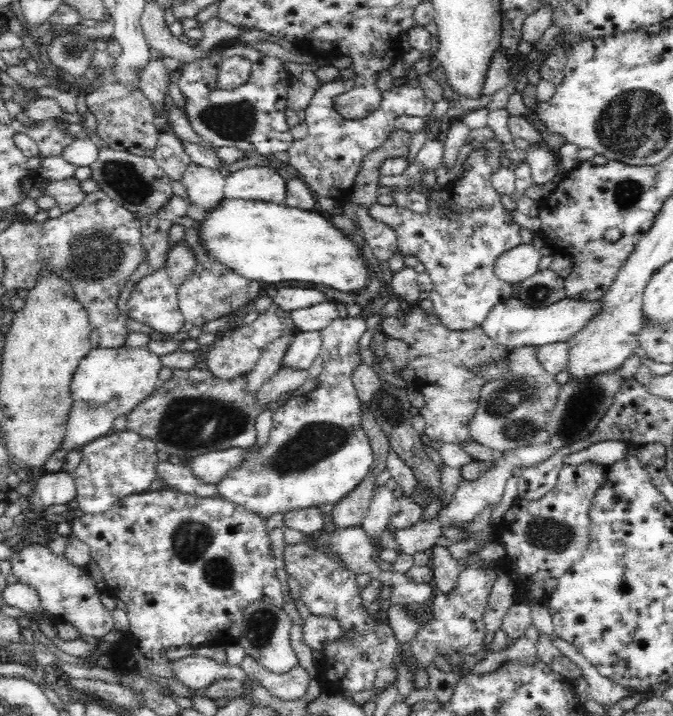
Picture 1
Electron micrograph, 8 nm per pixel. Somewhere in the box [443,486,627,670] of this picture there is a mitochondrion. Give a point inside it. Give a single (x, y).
(552, 535)

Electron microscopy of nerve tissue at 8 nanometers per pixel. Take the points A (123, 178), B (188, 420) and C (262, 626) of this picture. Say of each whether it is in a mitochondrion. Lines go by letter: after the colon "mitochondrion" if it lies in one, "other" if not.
A: mitochondrion
B: mitochondrion
C: mitochondrion

